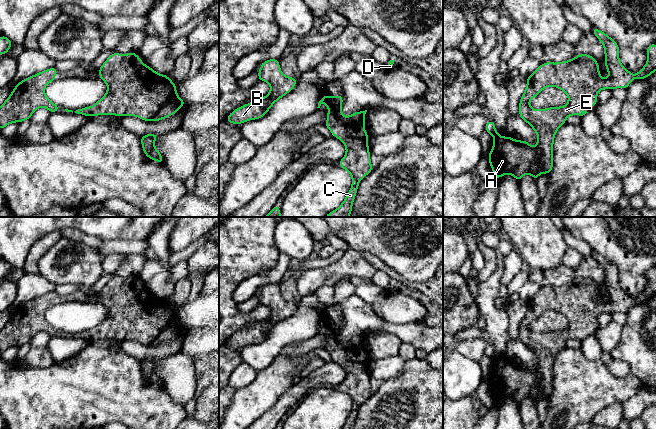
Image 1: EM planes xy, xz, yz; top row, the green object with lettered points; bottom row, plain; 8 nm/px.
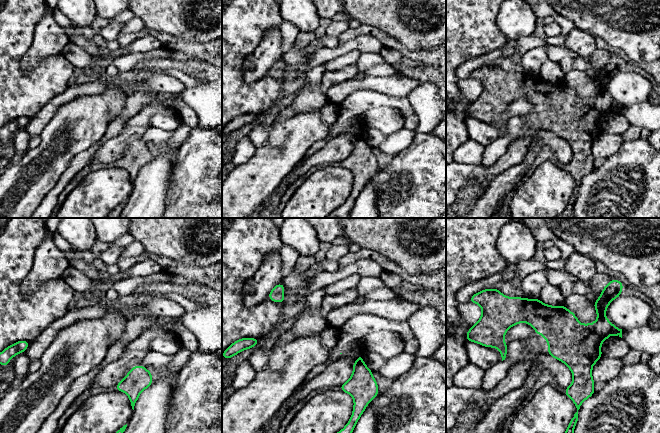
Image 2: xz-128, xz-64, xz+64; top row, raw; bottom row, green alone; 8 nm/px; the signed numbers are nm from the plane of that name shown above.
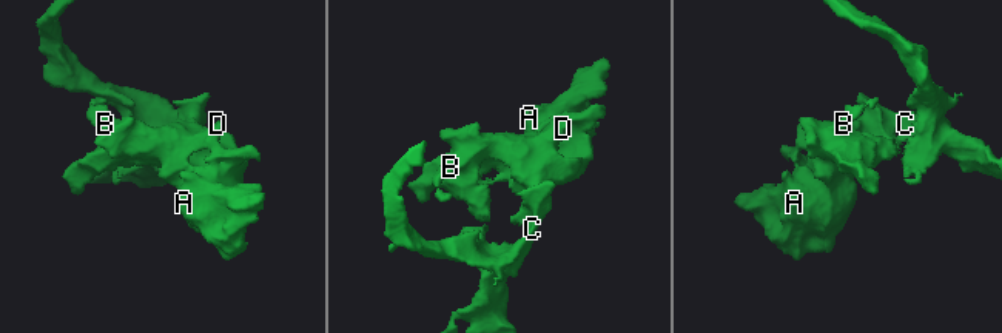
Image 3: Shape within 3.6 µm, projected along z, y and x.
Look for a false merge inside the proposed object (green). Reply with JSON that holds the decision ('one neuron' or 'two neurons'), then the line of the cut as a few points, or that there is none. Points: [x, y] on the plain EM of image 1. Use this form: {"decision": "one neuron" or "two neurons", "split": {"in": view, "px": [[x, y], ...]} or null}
{"decision": "one neuron", "split": null}

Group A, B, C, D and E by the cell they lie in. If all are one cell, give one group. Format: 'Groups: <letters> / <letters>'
Groups: A B C D E

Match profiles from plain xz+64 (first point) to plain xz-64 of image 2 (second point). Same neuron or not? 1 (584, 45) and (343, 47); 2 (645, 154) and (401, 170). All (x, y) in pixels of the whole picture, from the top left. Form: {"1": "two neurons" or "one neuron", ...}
{"1": "one neuron", "2": "one neuron"}

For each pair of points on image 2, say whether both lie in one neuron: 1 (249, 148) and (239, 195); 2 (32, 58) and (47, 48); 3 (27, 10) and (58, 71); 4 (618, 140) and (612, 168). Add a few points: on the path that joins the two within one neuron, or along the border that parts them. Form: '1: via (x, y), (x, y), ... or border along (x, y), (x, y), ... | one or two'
1: border along (256, 147), (249, 158), (234, 166) | two
2: via (36, 54), (43, 48) | one
3: via (14, 35), (14, 67), (23, 76), (33, 76) | one
4: border along (625, 141), (606, 159) | two

